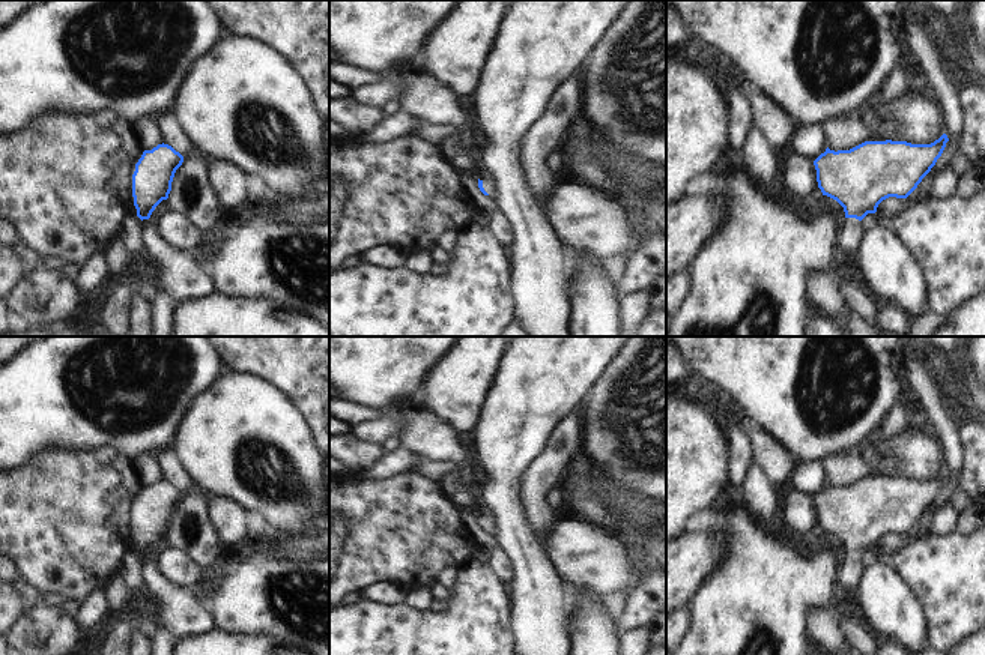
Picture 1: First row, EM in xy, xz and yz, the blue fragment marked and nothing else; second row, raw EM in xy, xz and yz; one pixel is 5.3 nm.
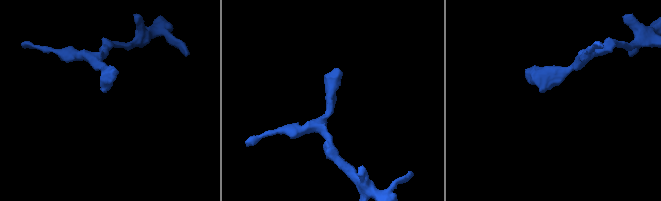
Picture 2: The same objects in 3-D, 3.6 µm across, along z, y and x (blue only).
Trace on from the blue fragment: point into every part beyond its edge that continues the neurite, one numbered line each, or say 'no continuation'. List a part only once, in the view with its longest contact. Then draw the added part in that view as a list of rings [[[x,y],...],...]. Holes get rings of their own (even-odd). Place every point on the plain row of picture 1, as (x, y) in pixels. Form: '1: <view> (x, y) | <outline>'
1: xz (490, 522) | [[[484,515],[483,524],[489,530],[490,535],[496,536],[499,532],[499,518],[496,515]]]

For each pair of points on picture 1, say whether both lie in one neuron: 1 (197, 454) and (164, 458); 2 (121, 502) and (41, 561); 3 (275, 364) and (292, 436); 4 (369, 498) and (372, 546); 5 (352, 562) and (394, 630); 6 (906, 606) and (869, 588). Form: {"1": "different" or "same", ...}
{"1": "different", "2": "same", "3": "different", "4": "same", "5": "different", "6": "same"}

